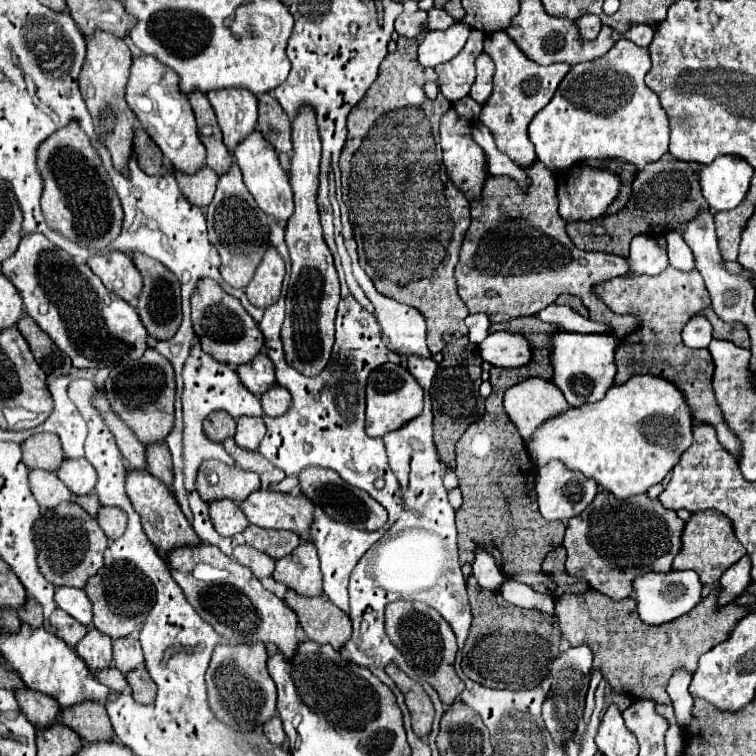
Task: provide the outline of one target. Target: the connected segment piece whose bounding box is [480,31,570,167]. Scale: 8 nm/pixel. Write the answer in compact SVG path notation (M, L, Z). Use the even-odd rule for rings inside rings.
M504 31L490 33L484 39L484 51L492 55L496 63L496 73L494 73L494 91L490 99L482 105L480 121L490 129L490 133L494 135L496 147L504 155L508 155L516 165L528 167L536 159L534 145L528 137L528 125L534 119L534 115L542 107L546 107L546 103L554 95L562 77L570 71L570 67L566 63L556 63L548 67L540 67L532 63Z

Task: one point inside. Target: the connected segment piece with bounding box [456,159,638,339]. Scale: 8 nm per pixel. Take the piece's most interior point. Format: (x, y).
(516, 258)

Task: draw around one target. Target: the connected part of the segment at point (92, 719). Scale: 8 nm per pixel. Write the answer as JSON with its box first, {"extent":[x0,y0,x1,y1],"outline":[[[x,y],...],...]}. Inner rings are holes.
{"extent":[62,703,112,743],"outline":[[[82,703],[70,709],[64,709],[62,723],[70,729],[74,729],[84,743],[96,743],[96,741],[112,741],[112,723],[108,721],[106,707],[100,703]]]}

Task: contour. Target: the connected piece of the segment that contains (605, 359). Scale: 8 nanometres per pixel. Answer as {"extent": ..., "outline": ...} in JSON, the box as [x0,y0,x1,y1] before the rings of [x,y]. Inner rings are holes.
{"extent":[548,331,620,407],"outline":[[[554,331],[548,333],[548,341],[552,343],[552,351],[550,351],[550,365],[554,369],[552,383],[564,393],[566,401],[572,407],[600,401],[606,395],[606,389],[612,385],[616,375],[614,349],[620,339],[614,333],[580,335],[570,331]]]}

